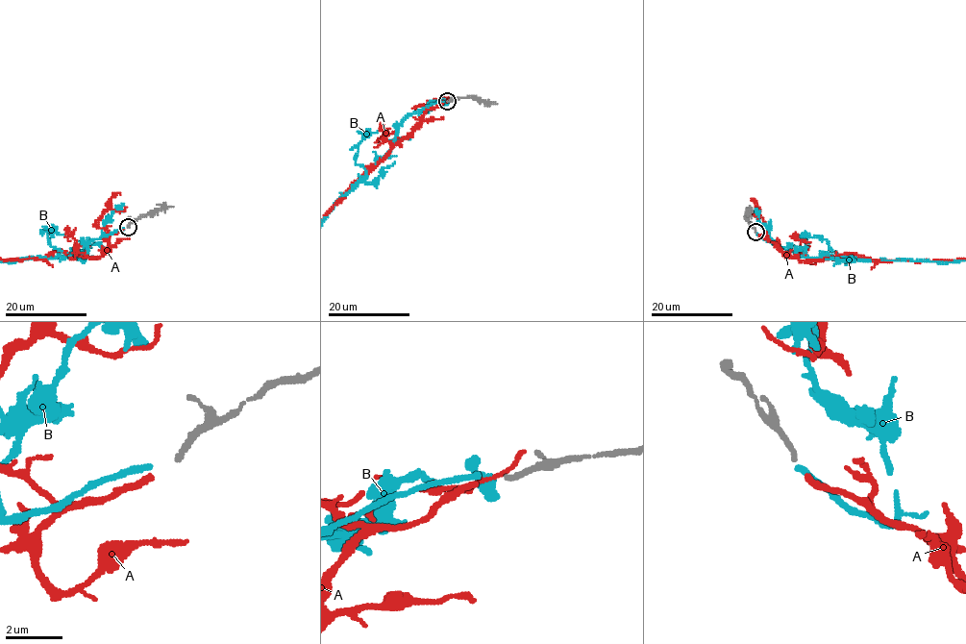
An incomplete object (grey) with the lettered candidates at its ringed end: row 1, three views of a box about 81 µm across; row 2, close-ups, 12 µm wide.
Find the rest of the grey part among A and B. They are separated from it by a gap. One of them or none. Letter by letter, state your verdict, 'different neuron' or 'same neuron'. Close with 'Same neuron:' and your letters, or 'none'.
A: different neuron
B: same neuron
Same neuron: B

